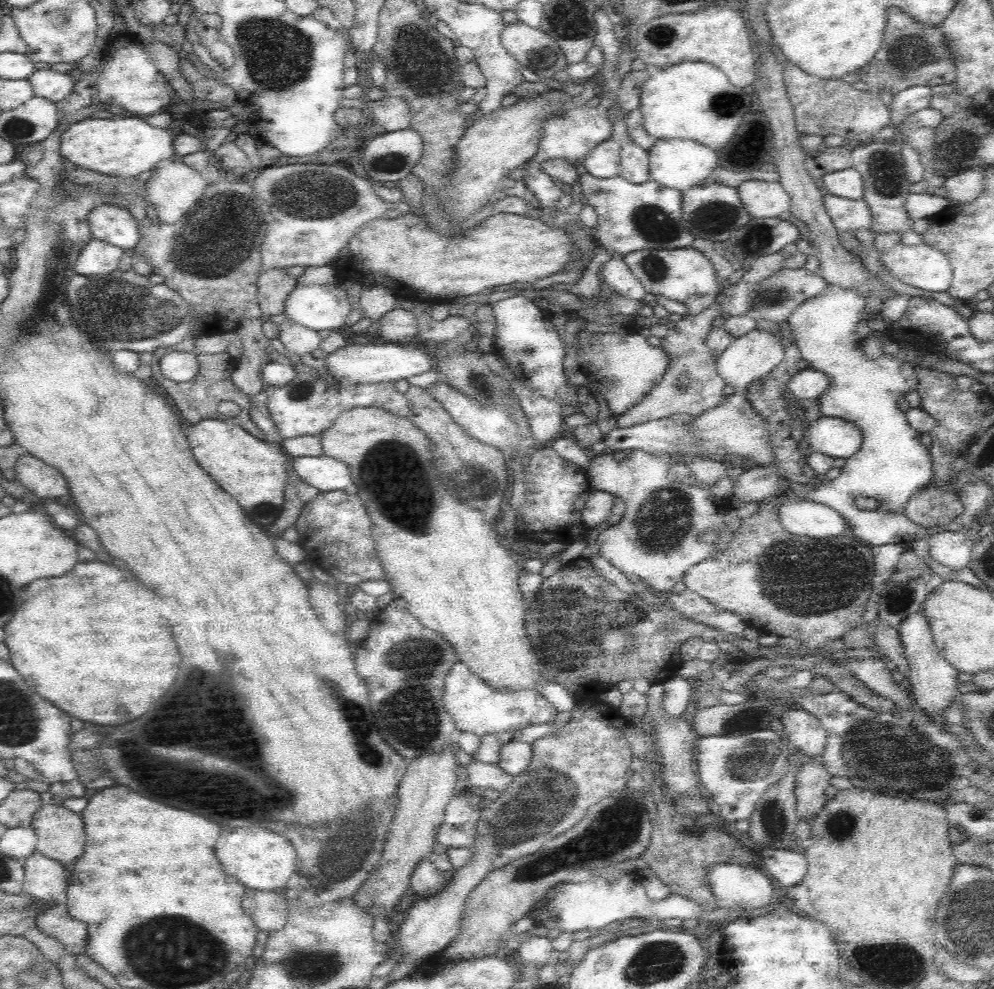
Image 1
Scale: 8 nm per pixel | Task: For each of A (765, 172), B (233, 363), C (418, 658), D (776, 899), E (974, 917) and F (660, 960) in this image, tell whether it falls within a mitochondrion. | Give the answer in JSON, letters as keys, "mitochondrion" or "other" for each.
{"A":"other","B":"other","C":"mitochondrion","D":"other","E":"mitochondrion","F":"mitochondrion"}

